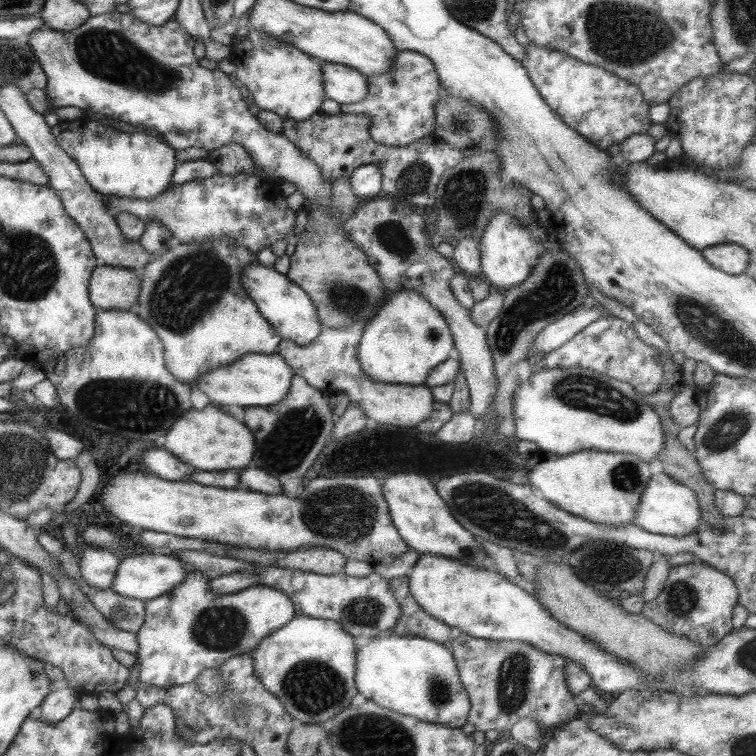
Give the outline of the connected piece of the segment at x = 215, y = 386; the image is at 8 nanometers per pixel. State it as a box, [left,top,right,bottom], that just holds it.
[196,352,295,407]

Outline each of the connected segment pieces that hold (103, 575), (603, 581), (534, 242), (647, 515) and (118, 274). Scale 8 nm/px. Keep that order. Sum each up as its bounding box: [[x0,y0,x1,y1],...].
[[79,546,121,592],[569,540,656,595],[479,213,545,292],[633,472,702,537],[88,266,140,310]]

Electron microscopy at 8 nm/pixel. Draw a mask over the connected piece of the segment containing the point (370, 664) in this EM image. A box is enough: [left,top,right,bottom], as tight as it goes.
[355,632,471,729]

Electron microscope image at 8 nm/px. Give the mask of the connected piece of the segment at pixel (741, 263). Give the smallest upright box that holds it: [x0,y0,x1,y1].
[702,244,749,274]

